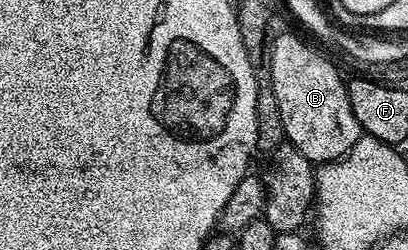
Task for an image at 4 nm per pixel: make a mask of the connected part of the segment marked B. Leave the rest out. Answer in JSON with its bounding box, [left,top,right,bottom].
[271,33,361,165]

